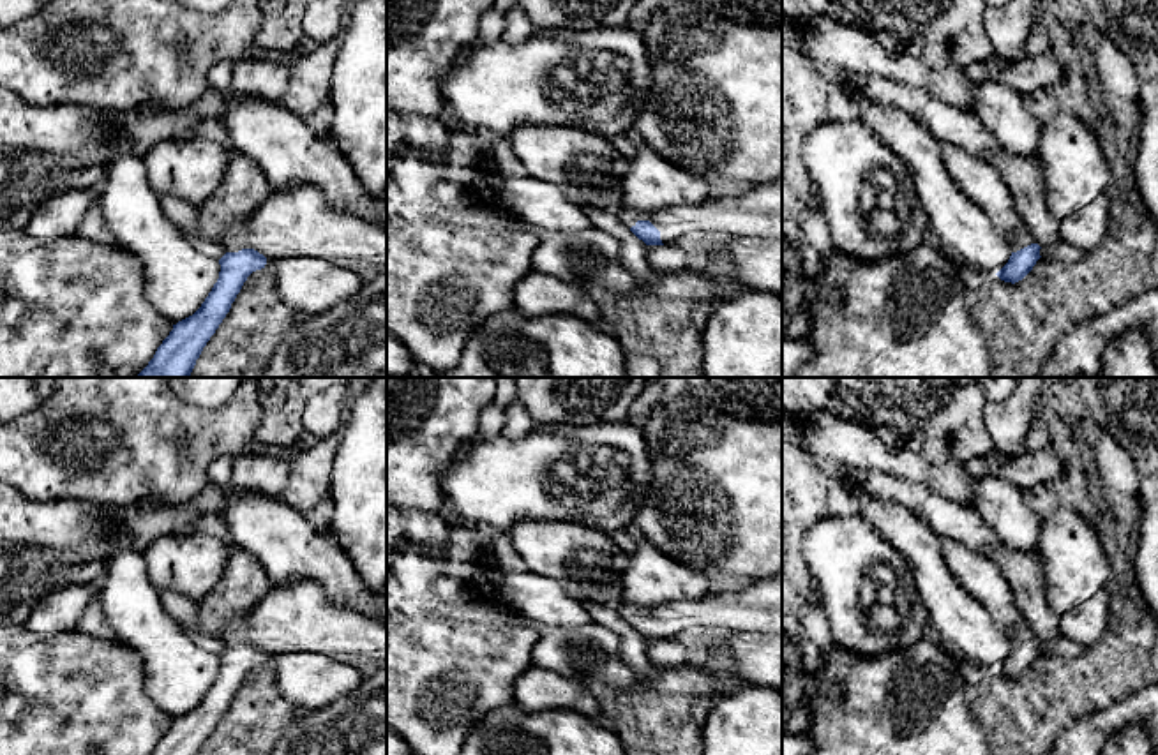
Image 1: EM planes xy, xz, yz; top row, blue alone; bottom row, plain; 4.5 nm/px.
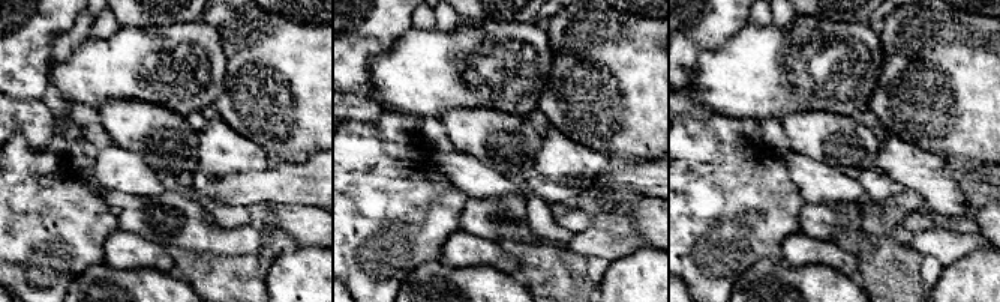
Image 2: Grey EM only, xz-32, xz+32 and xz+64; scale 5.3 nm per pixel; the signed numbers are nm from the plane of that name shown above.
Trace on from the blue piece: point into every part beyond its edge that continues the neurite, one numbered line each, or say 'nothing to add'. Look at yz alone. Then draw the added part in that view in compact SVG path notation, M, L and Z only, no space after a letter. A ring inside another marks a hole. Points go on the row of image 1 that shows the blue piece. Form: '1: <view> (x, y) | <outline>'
1: yz (978, 180) | M941 143L941 159L953 183L989 217L1011 252L1034 243L1010 189L994 166L951 143Z

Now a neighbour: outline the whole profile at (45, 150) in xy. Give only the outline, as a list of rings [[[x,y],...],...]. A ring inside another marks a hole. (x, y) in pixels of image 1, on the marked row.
[[[0,88],[0,229],[25,229],[32,213],[53,196],[102,187],[109,150],[99,134],[99,122],[111,122],[132,152],[143,157],[161,141],[192,138],[199,120],[185,109],[109,113],[76,104],[32,106]]]

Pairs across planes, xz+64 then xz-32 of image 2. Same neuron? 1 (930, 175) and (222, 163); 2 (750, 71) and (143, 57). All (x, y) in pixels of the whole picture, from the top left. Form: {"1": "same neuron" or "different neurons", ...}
{"1": "same neuron", "2": "same neuron"}

